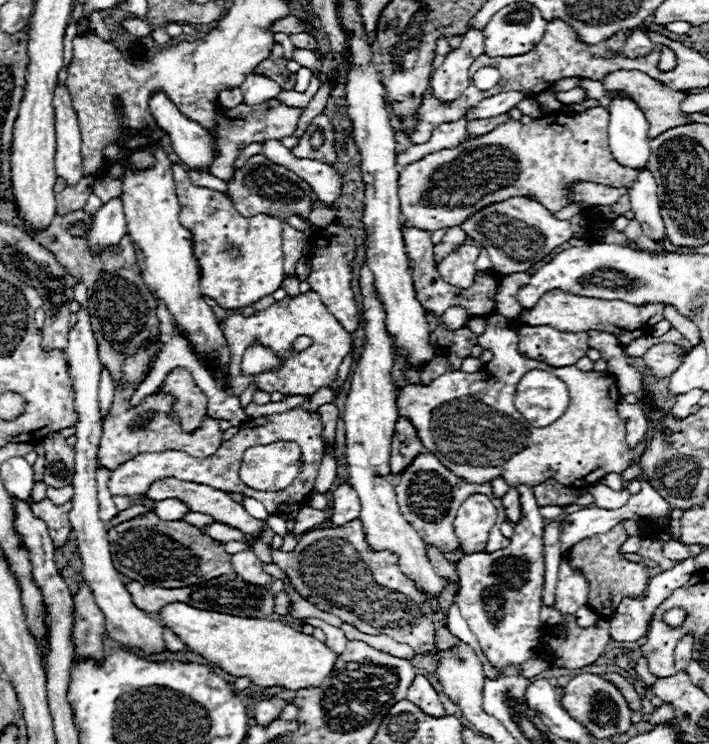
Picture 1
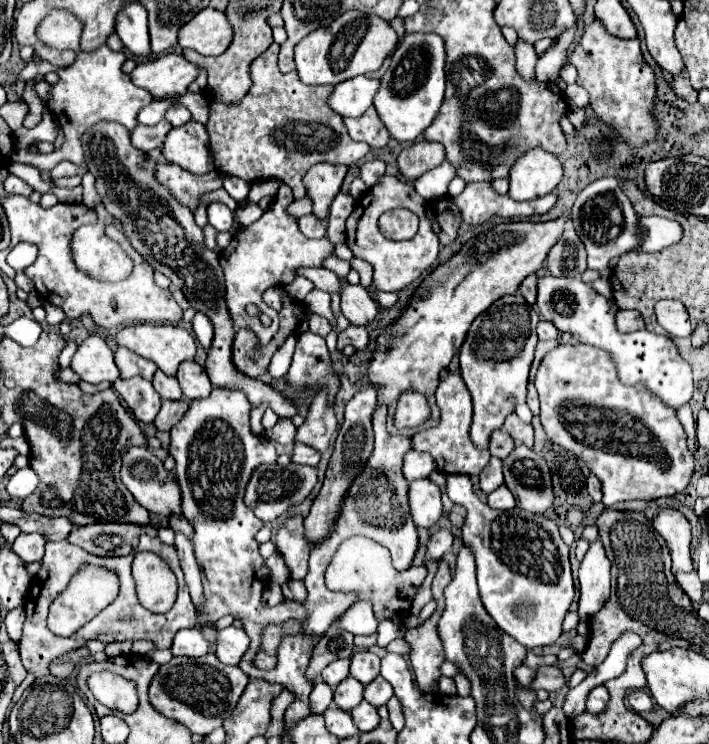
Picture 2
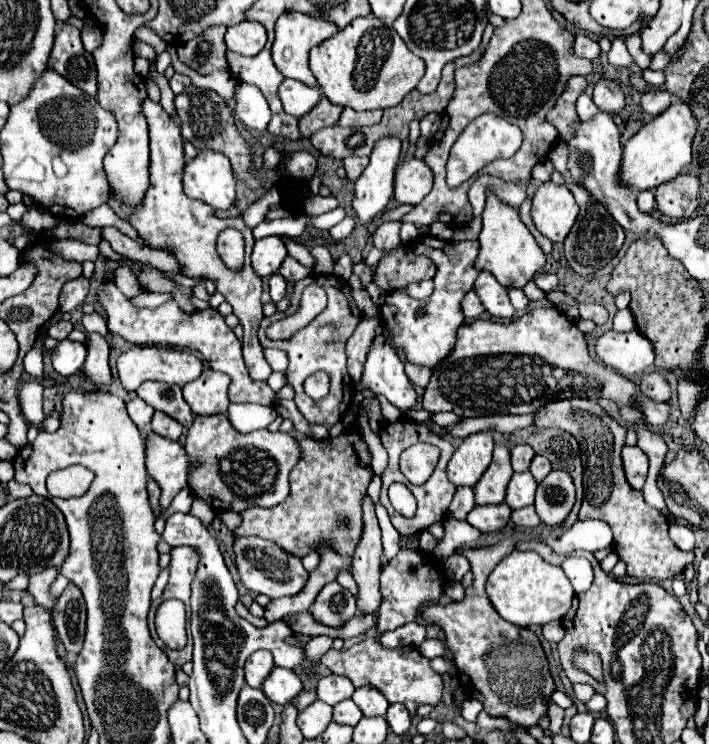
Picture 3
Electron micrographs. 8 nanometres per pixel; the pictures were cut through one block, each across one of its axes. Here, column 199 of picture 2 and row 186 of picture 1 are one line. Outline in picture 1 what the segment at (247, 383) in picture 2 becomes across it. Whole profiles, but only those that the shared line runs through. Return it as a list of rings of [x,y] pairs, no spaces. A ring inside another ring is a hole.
[[[260,154],[250,156],[248,162],[242,168],[238,168],[234,172],[234,176],[226,182],[226,186],[228,186],[226,196],[232,200],[234,208],[242,216],[254,216],[258,212],[268,212],[268,214],[280,216],[280,218],[288,218],[288,216],[308,218],[308,214],[312,210],[310,184],[304,182],[294,172],[270,162],[266,156],[260,156]]]

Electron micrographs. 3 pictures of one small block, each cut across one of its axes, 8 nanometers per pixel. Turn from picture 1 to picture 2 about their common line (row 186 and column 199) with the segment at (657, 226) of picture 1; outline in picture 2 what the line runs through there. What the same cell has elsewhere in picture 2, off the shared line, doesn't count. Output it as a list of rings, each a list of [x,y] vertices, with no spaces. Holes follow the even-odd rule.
[[[184,628],[174,636],[174,656],[204,656],[208,654],[208,640],[198,628]]]

